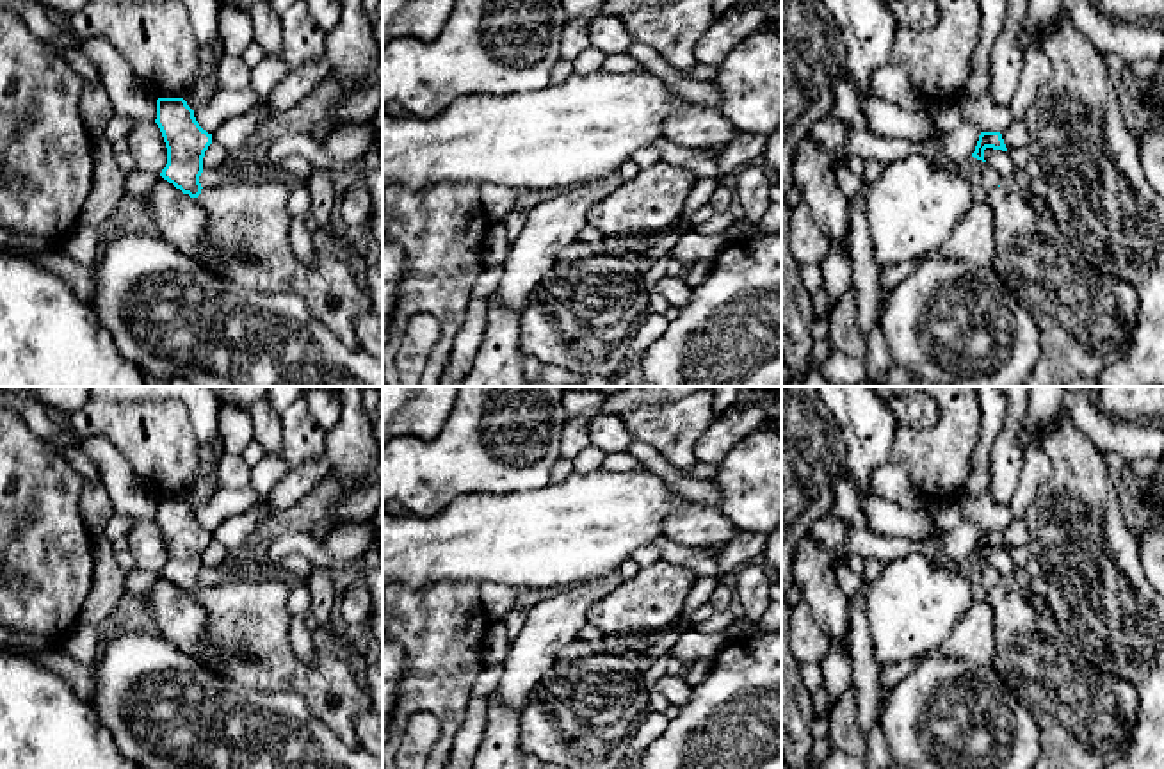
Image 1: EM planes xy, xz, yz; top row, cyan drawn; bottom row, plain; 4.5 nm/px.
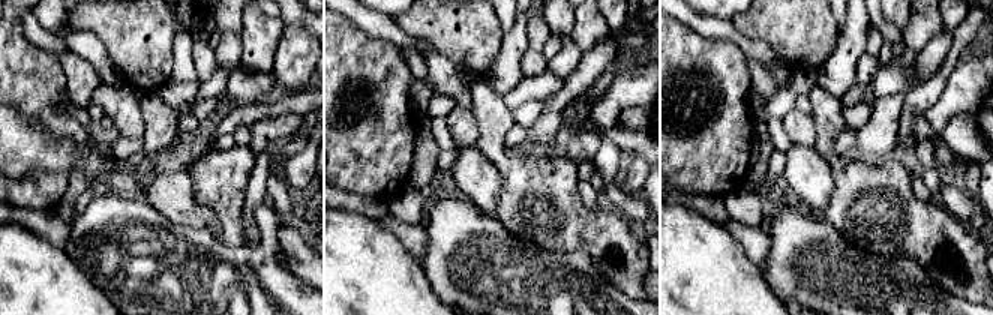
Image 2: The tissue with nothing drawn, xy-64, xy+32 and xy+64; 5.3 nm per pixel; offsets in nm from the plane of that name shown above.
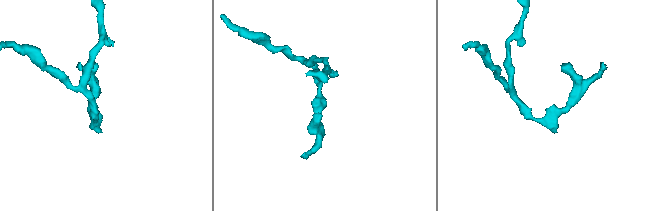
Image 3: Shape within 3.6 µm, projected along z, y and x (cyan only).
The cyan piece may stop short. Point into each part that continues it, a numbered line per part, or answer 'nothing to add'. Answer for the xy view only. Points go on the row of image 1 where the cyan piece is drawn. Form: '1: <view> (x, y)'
1: xy (248, 221)

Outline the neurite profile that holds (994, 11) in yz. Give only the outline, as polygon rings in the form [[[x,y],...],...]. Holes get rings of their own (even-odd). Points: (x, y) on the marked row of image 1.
[[[981,0],[982,9],[982,32],[979,46],[972,57],[972,78],[965,89],[963,98],[979,98],[990,93],[991,85],[991,48],[1000,36],[1006,16],[1007,2],[1006,0]]]

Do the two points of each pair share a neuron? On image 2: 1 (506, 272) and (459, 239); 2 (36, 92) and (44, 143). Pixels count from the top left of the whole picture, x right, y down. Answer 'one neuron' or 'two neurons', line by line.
1: one neuron
2: two neurons

